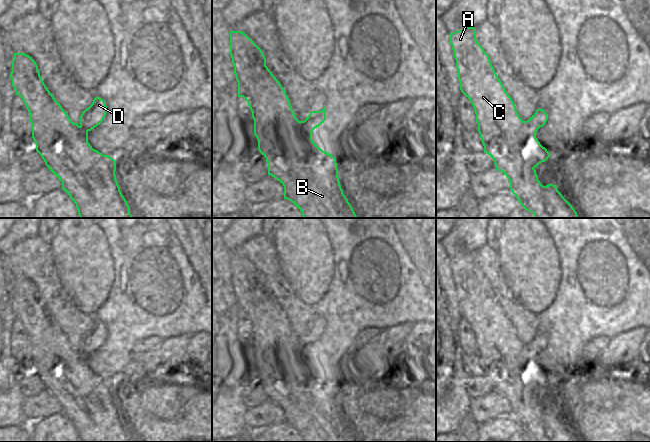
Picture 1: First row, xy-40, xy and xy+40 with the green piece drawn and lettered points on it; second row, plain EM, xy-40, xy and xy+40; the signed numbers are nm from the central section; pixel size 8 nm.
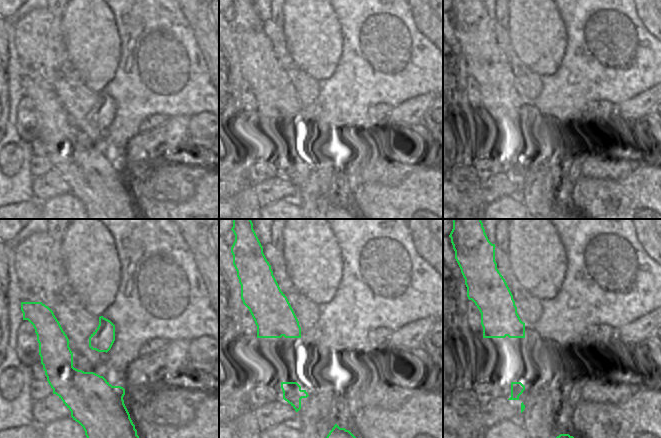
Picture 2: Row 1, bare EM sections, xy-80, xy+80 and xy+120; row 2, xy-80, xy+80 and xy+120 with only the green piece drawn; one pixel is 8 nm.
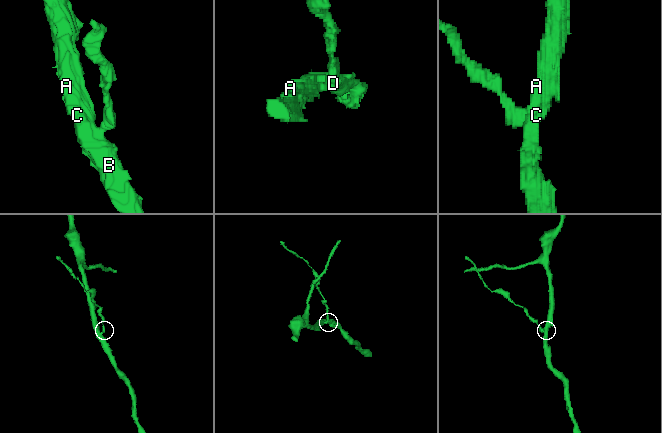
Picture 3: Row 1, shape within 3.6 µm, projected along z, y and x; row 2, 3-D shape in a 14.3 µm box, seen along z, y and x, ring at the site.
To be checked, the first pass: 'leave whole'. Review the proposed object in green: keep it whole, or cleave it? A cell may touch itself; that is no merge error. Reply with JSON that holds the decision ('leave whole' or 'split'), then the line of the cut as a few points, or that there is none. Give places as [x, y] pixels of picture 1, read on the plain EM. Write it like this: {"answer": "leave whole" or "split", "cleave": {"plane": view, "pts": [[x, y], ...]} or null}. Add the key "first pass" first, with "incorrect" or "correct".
{"first pass": "incorrect", "answer": "split", "cleave": {"plane": "xy+40", "pts": [[523, 345], [525, 350], [539, 351]]}}

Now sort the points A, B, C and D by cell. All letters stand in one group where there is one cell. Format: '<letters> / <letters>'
A B C / D

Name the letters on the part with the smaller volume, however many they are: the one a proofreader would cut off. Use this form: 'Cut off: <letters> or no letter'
Cut off: D.

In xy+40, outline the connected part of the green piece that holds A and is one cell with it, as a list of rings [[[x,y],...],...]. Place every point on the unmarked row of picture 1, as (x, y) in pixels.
[[[465,251],[459,255],[450,257],[450,268],[456,284],[460,314],[470,324],[474,332],[478,356],[484,370],[484,377],[487,377],[494,384],[496,394],[501,395],[508,402],[510,414],[522,431],[533,437],[534,442],[579,442],[575,433],[558,415],[556,409],[551,407],[543,410],[538,404],[534,392],[550,381],[547,373],[536,362],[536,356],[539,351],[524,350],[524,345],[520,342],[512,322],[506,316],[502,306],[498,302],[488,278],[476,264],[475,252]]]

